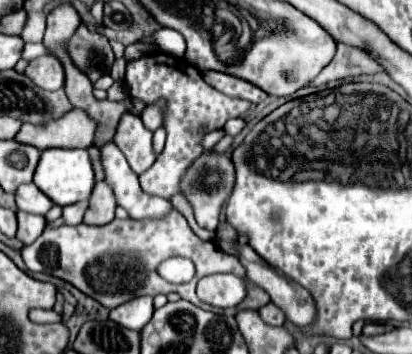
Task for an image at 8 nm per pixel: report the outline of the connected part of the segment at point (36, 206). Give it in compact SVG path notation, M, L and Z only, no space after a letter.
M20 185L18 193L16 193L16 205L18 209L26 209L28 213L36 213L36 215L46 215L54 203L34 185Z

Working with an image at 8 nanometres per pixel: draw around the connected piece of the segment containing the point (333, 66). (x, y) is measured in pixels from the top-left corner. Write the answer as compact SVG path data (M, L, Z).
M338 43L334 59L312 81L312 85L324 85L336 79L348 79L348 77L372 75L372 73L384 73L384 67L376 61L376 57L370 51L362 47Z

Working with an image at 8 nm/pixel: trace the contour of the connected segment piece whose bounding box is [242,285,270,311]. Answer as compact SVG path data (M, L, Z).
M250 285L250 307L242 307L242 309L254 309L256 311L256 309L260 309L266 303L270 303L268 293L264 289L258 289L258 287Z

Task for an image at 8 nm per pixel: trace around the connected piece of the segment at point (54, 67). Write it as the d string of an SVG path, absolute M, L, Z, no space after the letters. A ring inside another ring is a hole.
M42 55L30 61L26 75L46 91L58 91L64 87L64 67L54 55Z

